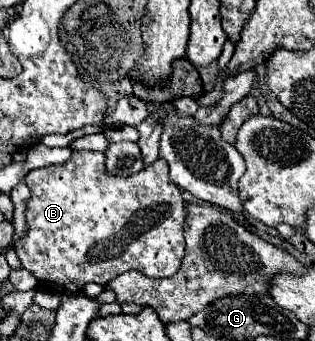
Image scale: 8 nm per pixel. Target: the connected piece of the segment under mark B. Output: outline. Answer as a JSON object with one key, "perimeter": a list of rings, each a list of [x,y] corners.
{"perimeter":[[[72,151],[70,161],[24,177],[32,191],[26,207],[28,235],[16,243],[16,253],[22,267],[48,291],[78,293],[90,281],[108,285],[130,269],[148,277],[170,277],[182,265],[186,203],[168,175],[168,161],[156,159],[130,177],[110,175],[104,161],[104,153]]]}

